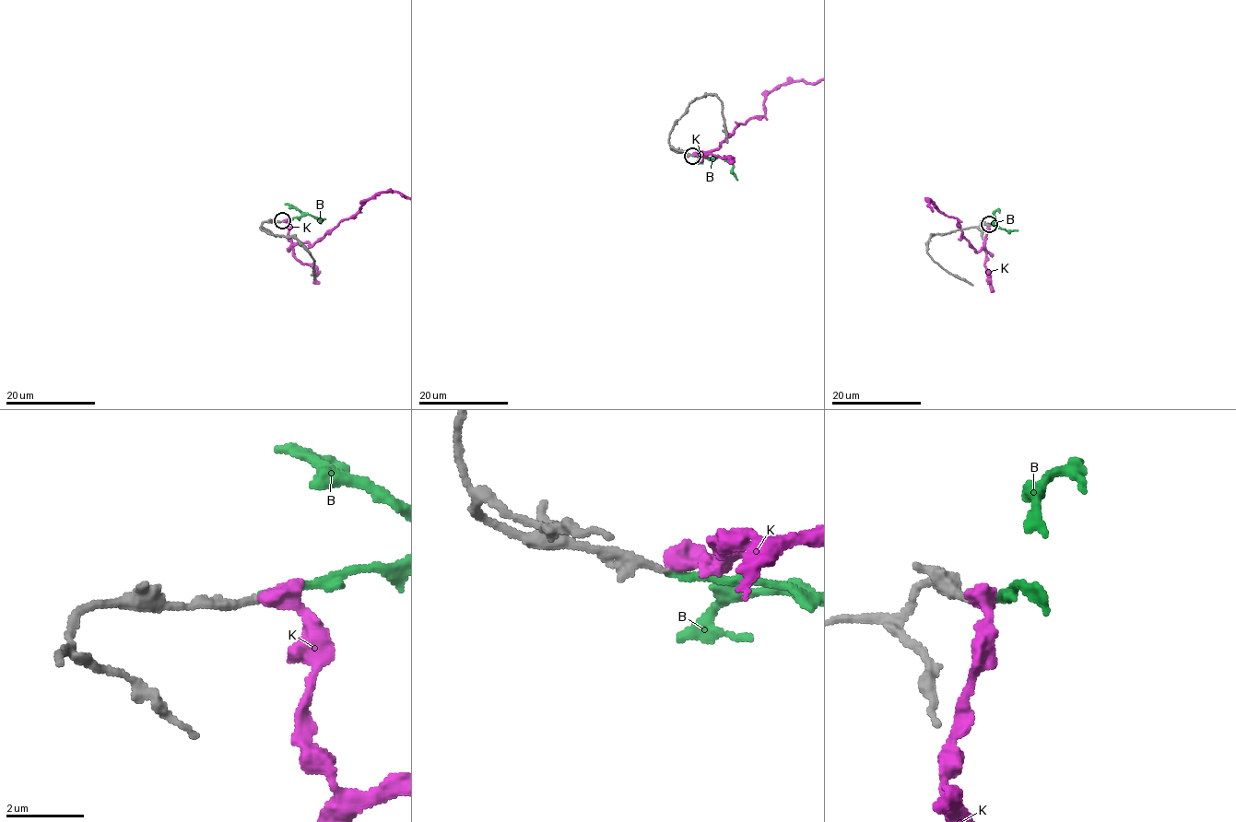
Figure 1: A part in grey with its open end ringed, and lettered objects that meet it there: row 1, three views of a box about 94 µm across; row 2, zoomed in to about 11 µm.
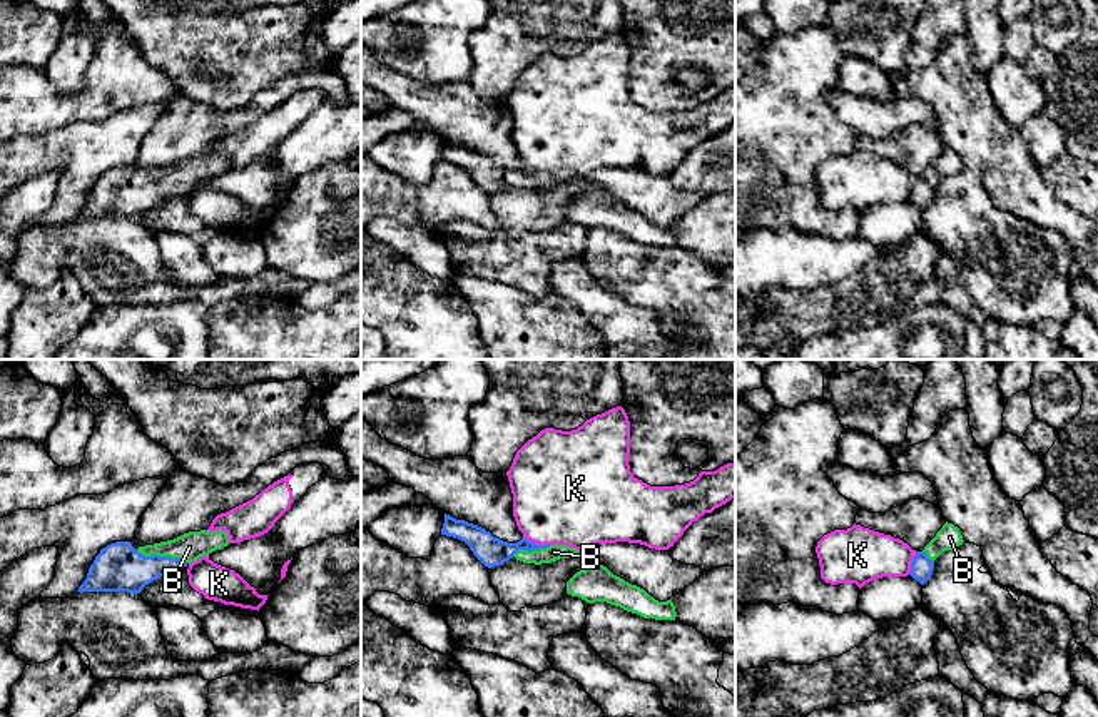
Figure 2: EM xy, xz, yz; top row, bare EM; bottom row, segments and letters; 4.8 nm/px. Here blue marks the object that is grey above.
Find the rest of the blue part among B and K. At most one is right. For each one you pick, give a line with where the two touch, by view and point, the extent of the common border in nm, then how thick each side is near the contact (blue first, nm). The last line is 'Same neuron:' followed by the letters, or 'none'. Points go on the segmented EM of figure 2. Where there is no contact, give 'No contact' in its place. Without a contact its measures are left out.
B: Touches blue at xy (161, 557). Shared border 260 nm. Thickness 240 nm (blue) against 140 nm
Same neuron: B

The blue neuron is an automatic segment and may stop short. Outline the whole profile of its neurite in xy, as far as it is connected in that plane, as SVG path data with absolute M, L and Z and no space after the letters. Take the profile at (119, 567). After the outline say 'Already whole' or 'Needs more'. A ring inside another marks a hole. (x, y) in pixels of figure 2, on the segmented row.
M189 531L174 540L139 547L115 542L100 550L77 592L127 592L142 588L165 573L229 545L226 531Z. Needs more

